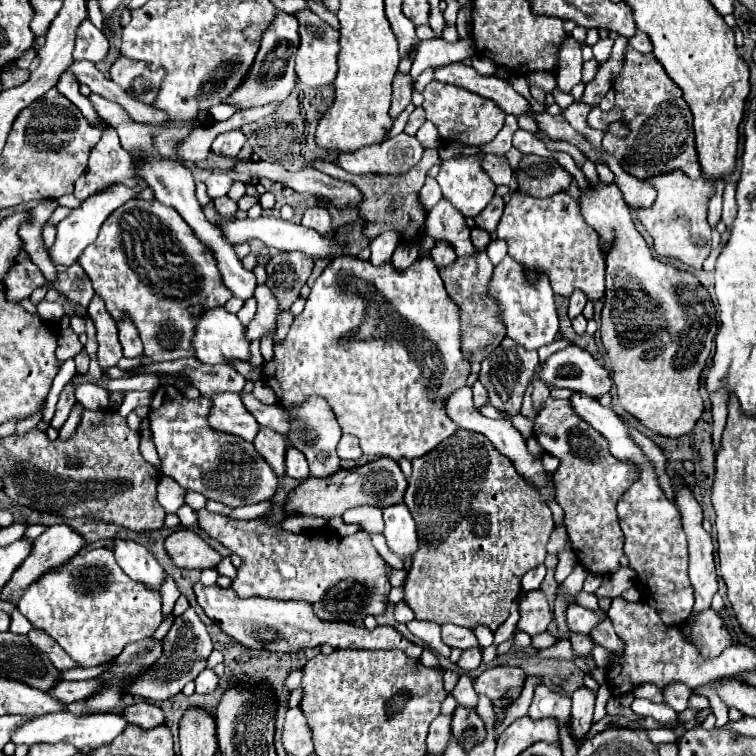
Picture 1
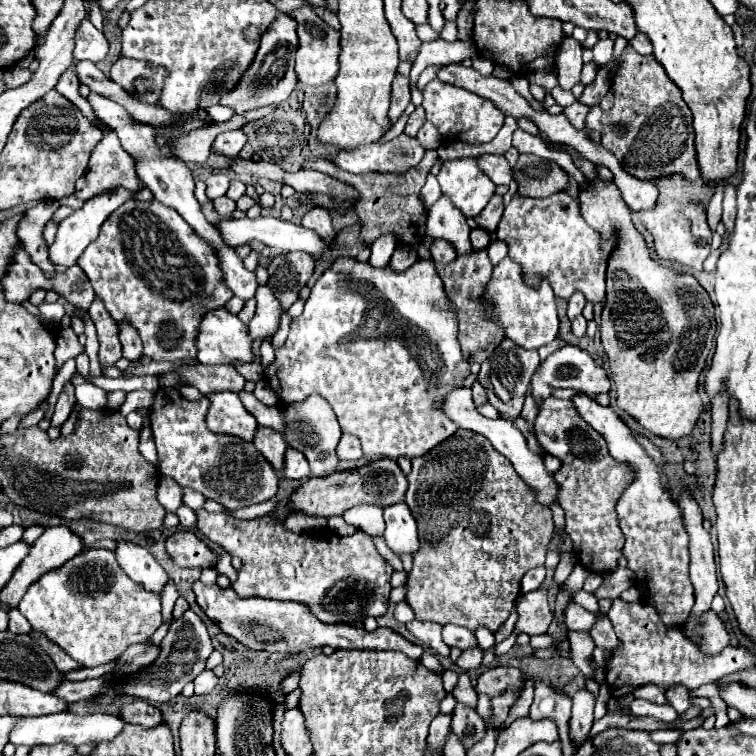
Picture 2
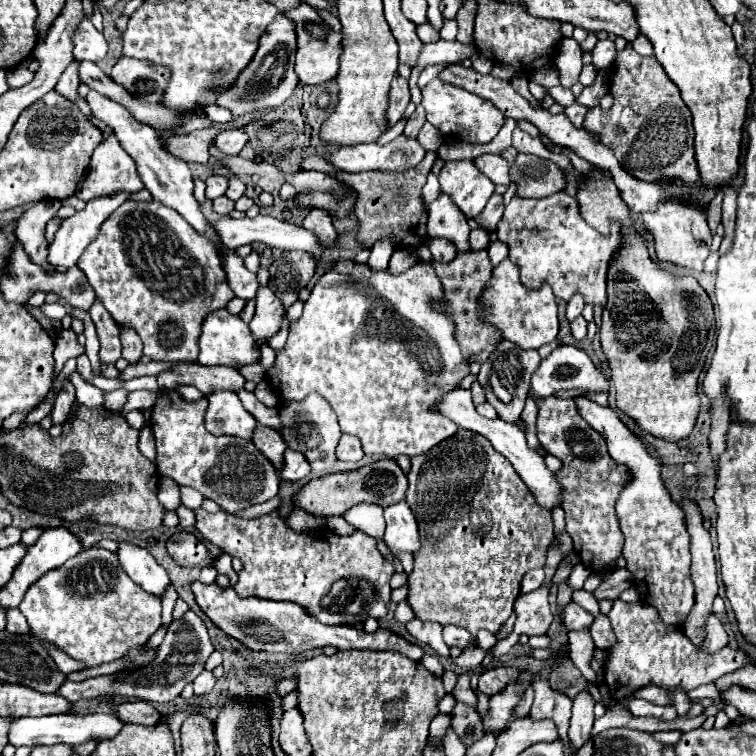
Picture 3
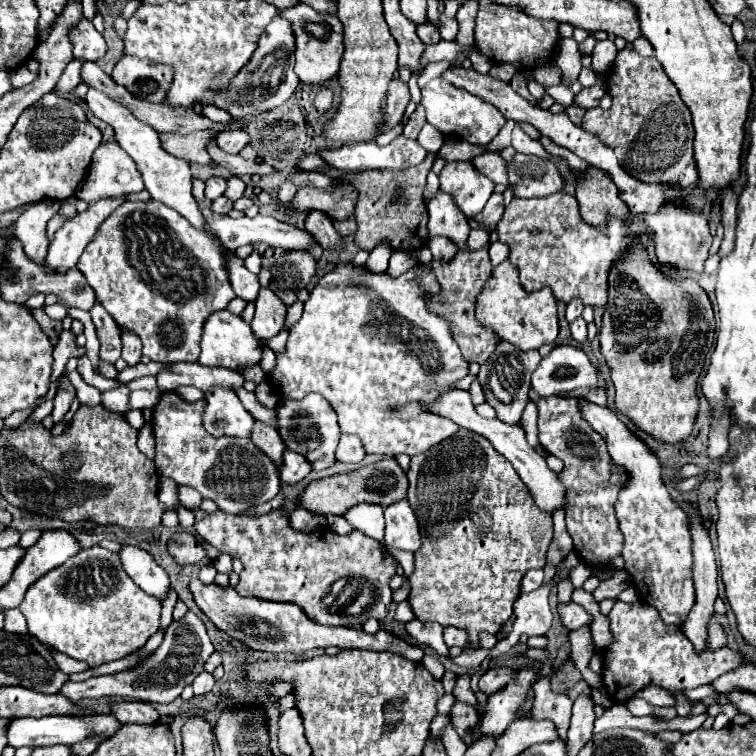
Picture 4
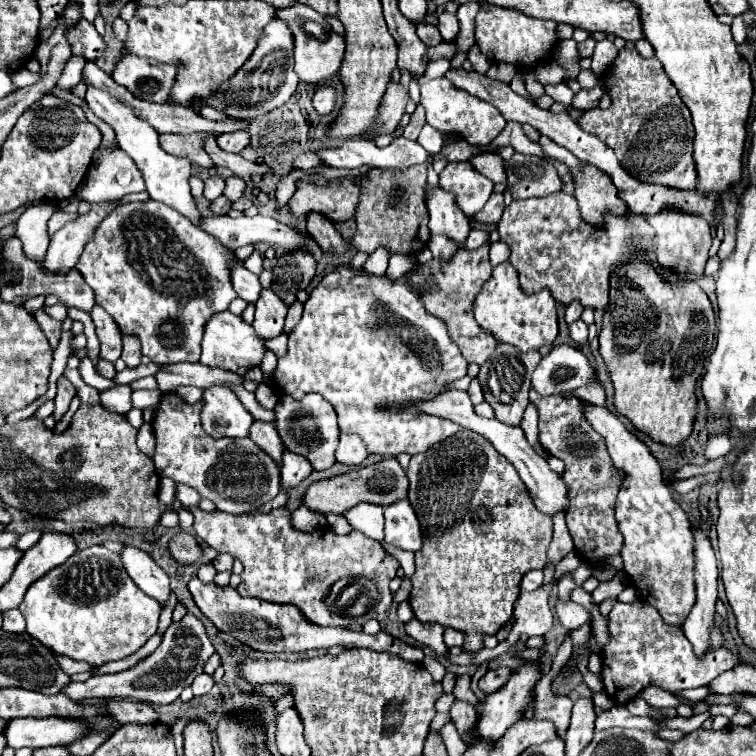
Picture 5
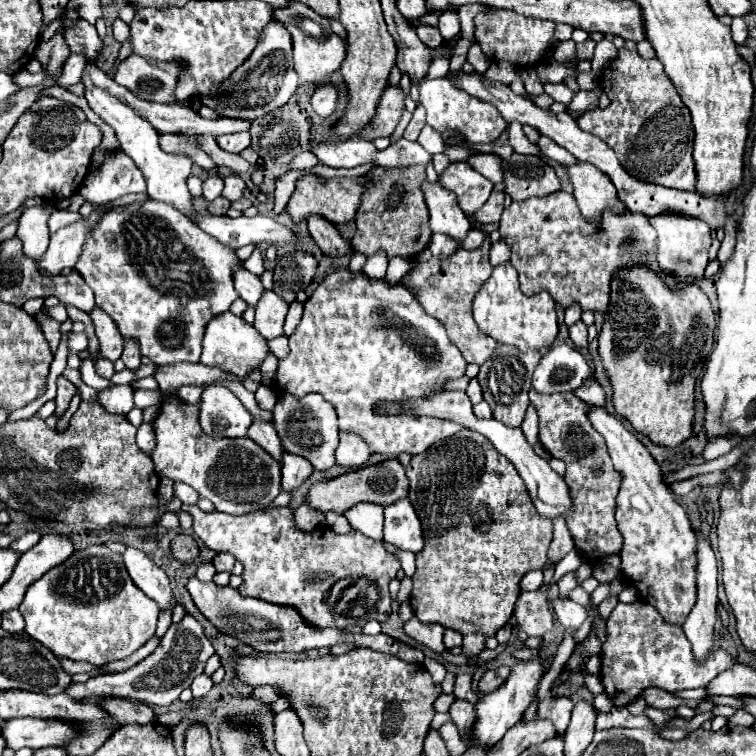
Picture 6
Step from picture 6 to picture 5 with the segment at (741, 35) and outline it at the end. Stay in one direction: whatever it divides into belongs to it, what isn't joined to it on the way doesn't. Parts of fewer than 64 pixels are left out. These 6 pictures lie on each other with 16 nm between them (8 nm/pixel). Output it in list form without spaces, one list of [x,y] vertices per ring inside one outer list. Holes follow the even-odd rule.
[[[734,18],[732,22],[732,36],[736,44],[744,44],[746,42],[746,24],[742,18]]]

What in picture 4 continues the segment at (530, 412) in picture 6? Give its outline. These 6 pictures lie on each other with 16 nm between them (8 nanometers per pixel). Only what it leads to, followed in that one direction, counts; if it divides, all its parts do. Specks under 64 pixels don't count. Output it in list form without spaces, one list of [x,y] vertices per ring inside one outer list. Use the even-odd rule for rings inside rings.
[[[529,399],[522,414],[521,426],[525,432],[527,442],[532,448],[536,448],[536,446],[539,445],[537,420],[537,406],[534,404],[534,402],[532,402],[532,400]]]

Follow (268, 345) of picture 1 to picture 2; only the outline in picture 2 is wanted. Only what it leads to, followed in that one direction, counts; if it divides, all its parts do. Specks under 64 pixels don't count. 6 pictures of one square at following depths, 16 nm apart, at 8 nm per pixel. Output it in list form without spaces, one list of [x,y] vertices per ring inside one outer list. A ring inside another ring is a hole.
[[[266,338],[266,340],[262,340],[262,346],[260,346],[260,356],[262,356],[262,368],[268,368],[268,364],[272,362],[272,358],[274,358],[274,348],[270,346],[270,338]]]

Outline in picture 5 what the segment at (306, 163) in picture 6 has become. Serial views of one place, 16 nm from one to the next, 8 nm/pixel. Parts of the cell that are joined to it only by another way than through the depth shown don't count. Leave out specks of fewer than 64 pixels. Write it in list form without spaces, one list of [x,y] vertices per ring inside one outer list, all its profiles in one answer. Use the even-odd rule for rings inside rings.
[[[304,152],[304,156],[300,156],[294,164],[294,170],[302,170],[302,172],[310,172],[312,168],[316,168],[316,166],[320,166],[320,162],[318,162],[318,156],[314,156],[312,152]]]

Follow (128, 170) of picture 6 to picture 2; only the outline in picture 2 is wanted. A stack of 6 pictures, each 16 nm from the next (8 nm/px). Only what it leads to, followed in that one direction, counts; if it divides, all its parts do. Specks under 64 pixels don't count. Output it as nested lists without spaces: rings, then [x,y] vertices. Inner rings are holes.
[[[104,132],[102,142],[94,148],[86,174],[76,182],[74,196],[80,200],[90,200],[104,192],[114,192],[116,188],[142,188],[136,174],[132,156],[120,146],[116,132]]]

